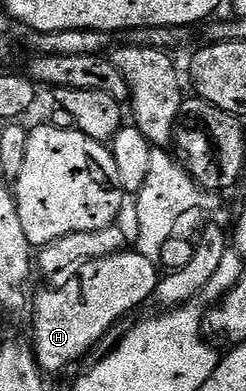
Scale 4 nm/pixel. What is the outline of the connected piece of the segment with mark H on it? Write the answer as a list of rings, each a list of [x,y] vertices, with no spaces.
[[[123,250],[86,261],[74,275],[65,281],[63,288],[40,293],[32,304],[34,354],[46,374],[62,372],[81,356],[88,355],[113,330],[117,320],[149,301],[160,279],[160,268],[135,250]]]

